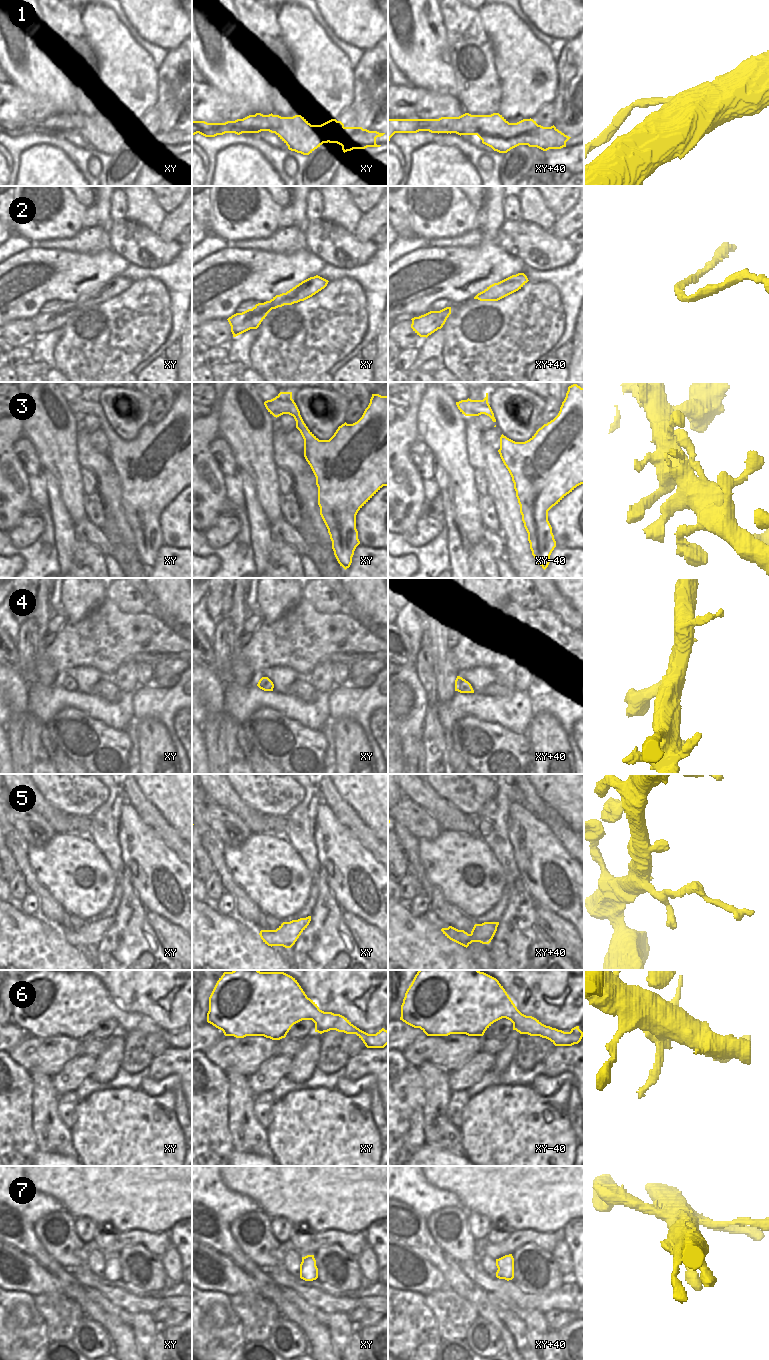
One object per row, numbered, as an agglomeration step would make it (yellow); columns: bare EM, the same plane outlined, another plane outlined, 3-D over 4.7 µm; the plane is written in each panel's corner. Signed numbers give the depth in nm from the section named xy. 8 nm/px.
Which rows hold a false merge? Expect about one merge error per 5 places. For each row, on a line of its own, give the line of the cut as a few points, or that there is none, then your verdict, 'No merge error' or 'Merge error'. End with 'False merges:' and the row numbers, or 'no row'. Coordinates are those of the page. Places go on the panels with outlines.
1: Split along xy+40 (538, 125), (532, 130), (528, 145). Merge error
2: No split. No merge error
3: No split. No merge error
4: No split. No merge error
5: Split along xy (274, 930), (274, 933), (279, 937), (279, 942), (290, 947). Merge error
6: No split. No merge error
7: No split. No merge error
False merges: 1, 5.

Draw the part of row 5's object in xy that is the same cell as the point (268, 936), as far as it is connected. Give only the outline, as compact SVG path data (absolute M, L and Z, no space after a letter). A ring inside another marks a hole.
M261 930L259 933L261 939L268 946L283 946L279 943L279 936L275 935L275 930ZM283 946L285 948L291 948L290 946Z

